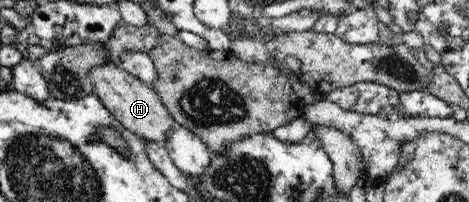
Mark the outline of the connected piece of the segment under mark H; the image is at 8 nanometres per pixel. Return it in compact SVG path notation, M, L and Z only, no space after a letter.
M109 62L102 66L95 66L91 70L90 76L97 89L96 96L113 117L123 123L125 128L132 130L137 136L147 141L167 140L169 132L173 130L173 126L176 126L177 122L153 88L148 88L139 78L133 77L121 67Z

